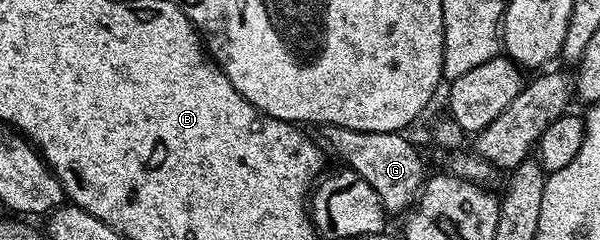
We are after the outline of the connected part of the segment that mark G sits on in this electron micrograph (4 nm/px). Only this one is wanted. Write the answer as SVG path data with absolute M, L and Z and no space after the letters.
M325 125L318 133L323 148L331 156L333 153L334 156L341 157L347 168L366 179L366 183L370 183L370 187L378 191L378 199L382 199L384 209L389 215L407 214L415 205L426 180L424 161L404 136L403 132L354 131L337 125Z

